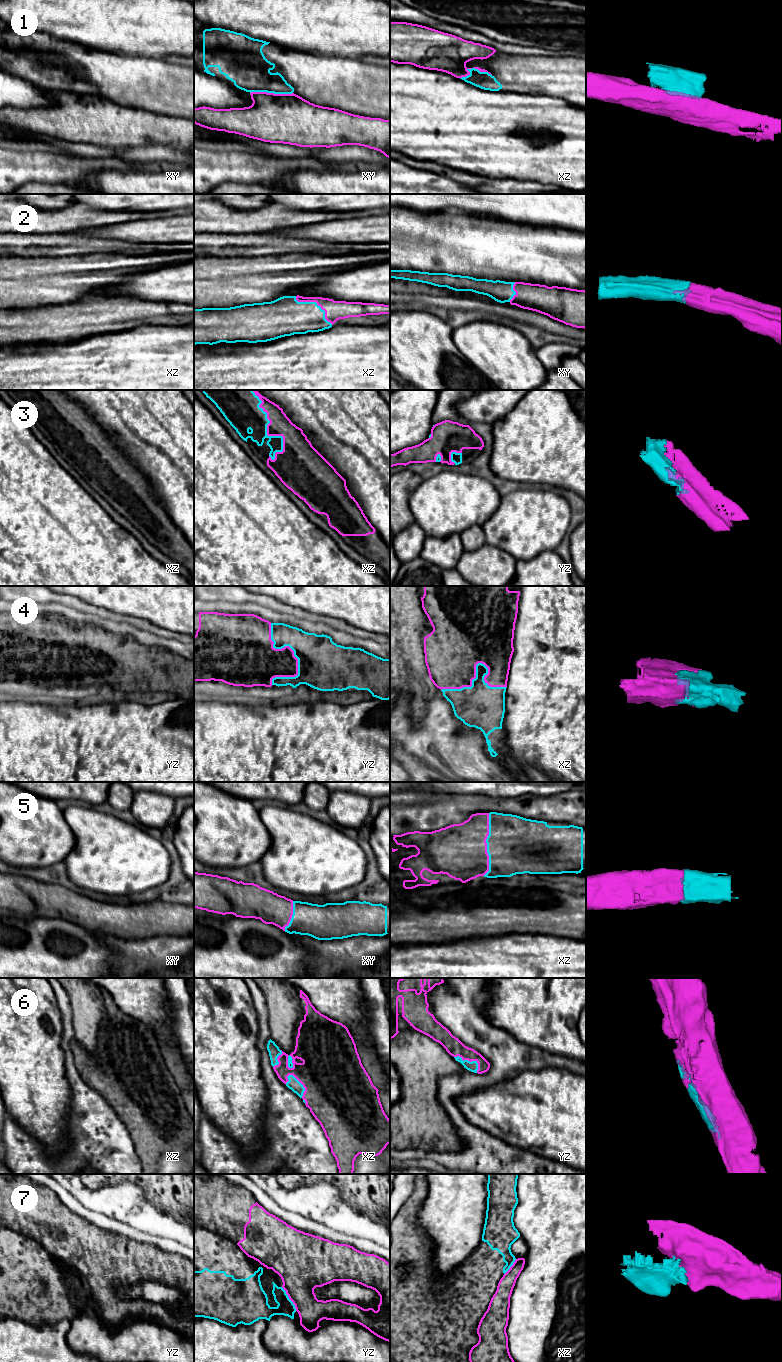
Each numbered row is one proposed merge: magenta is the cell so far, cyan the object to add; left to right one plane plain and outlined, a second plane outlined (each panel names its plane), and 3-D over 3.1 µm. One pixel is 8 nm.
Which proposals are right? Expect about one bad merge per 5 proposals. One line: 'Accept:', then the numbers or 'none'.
Accept: 2, 3, 4, 5, 6

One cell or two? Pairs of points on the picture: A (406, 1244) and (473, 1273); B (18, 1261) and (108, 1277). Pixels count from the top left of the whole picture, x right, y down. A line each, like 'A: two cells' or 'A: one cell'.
A: one cell
B: two cells

